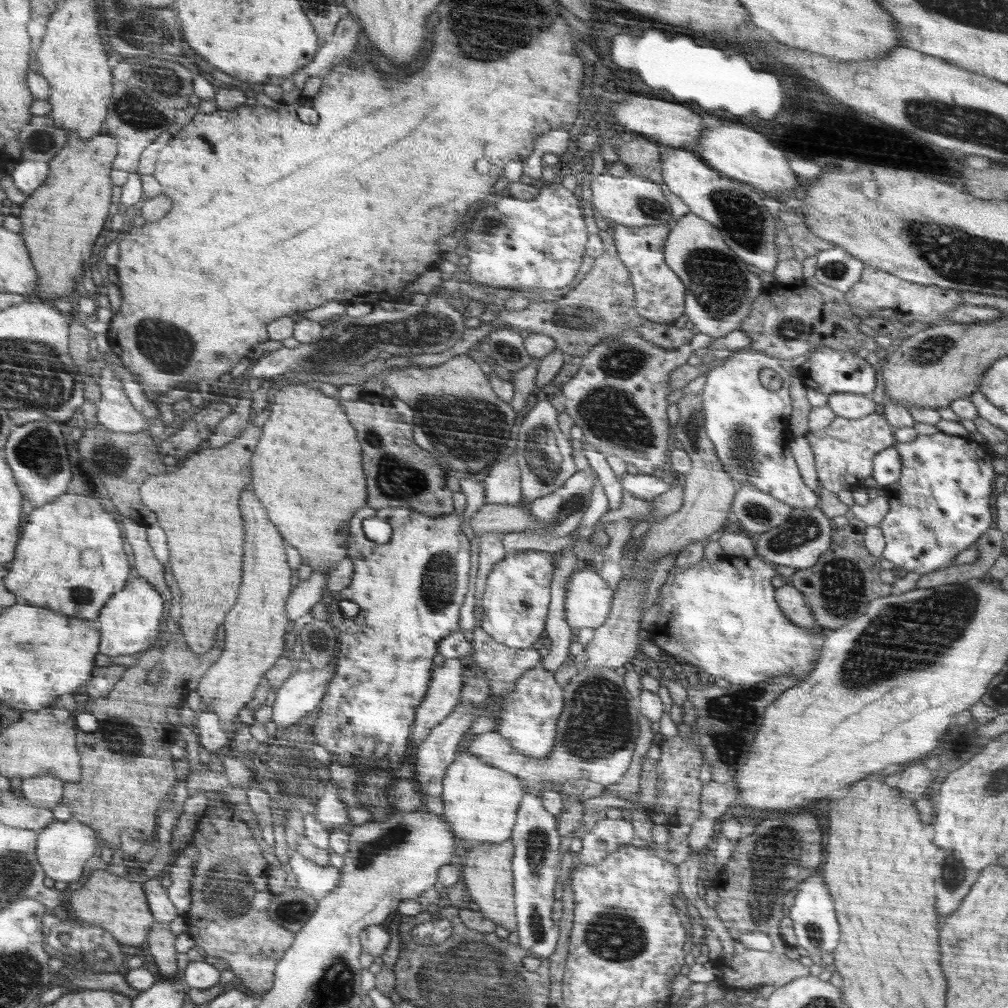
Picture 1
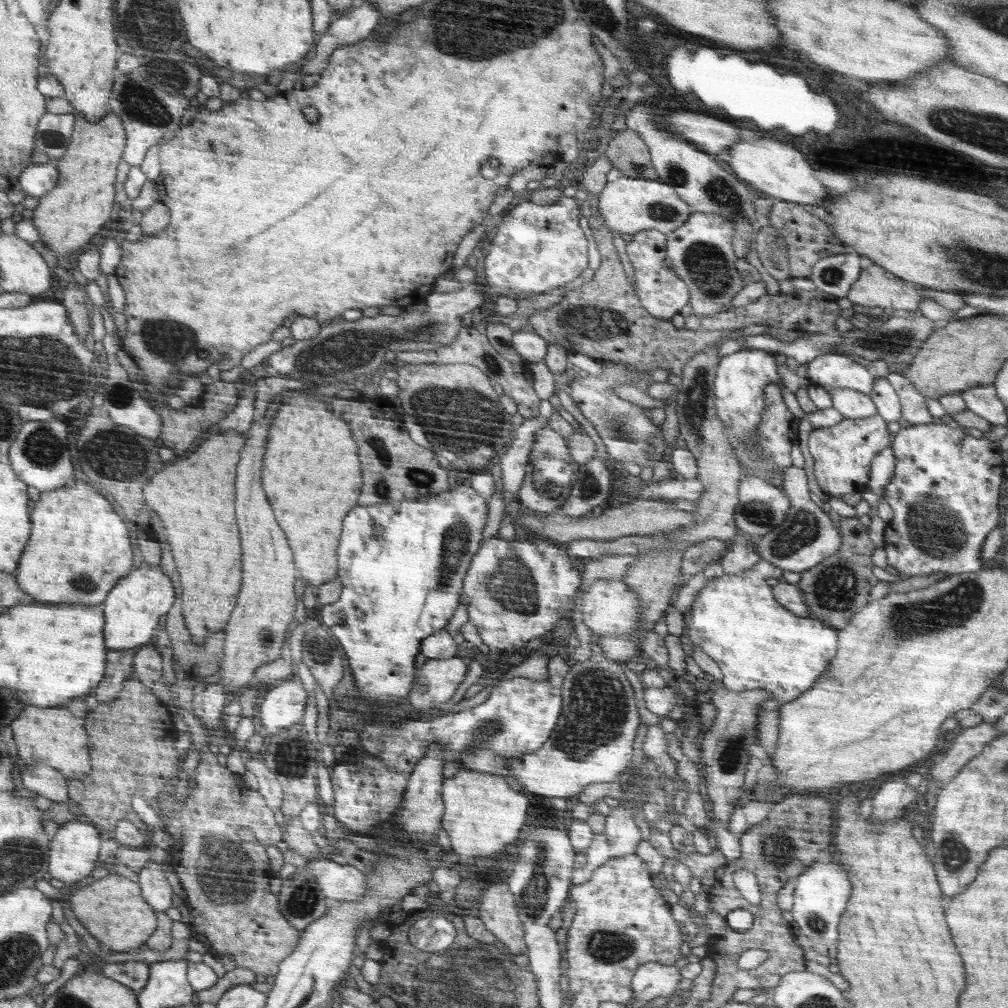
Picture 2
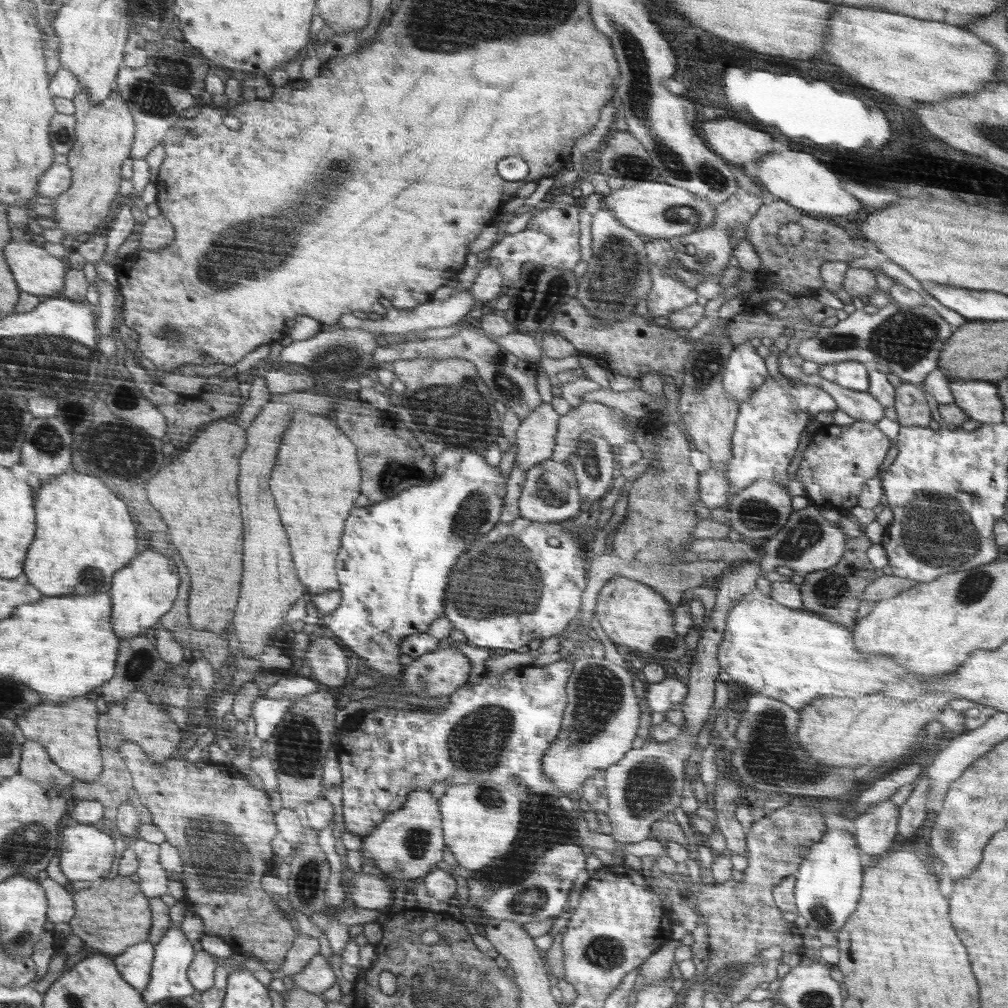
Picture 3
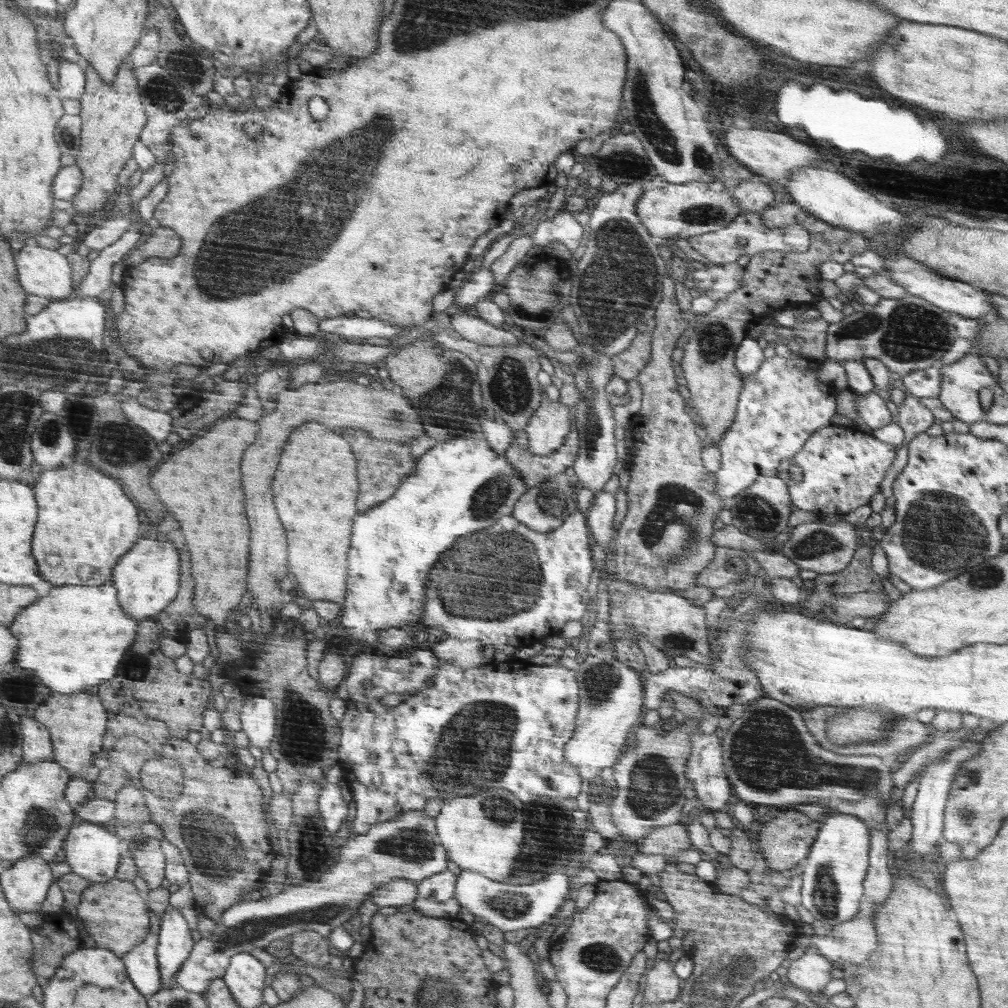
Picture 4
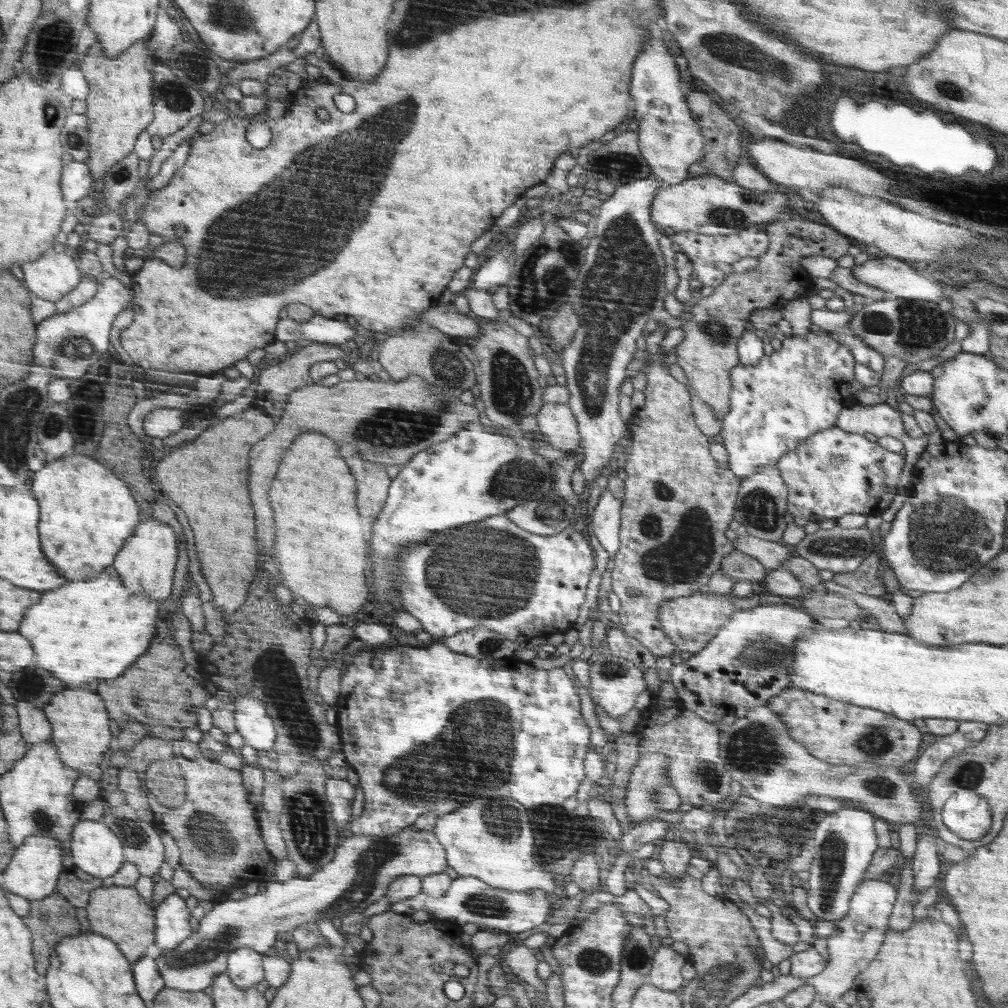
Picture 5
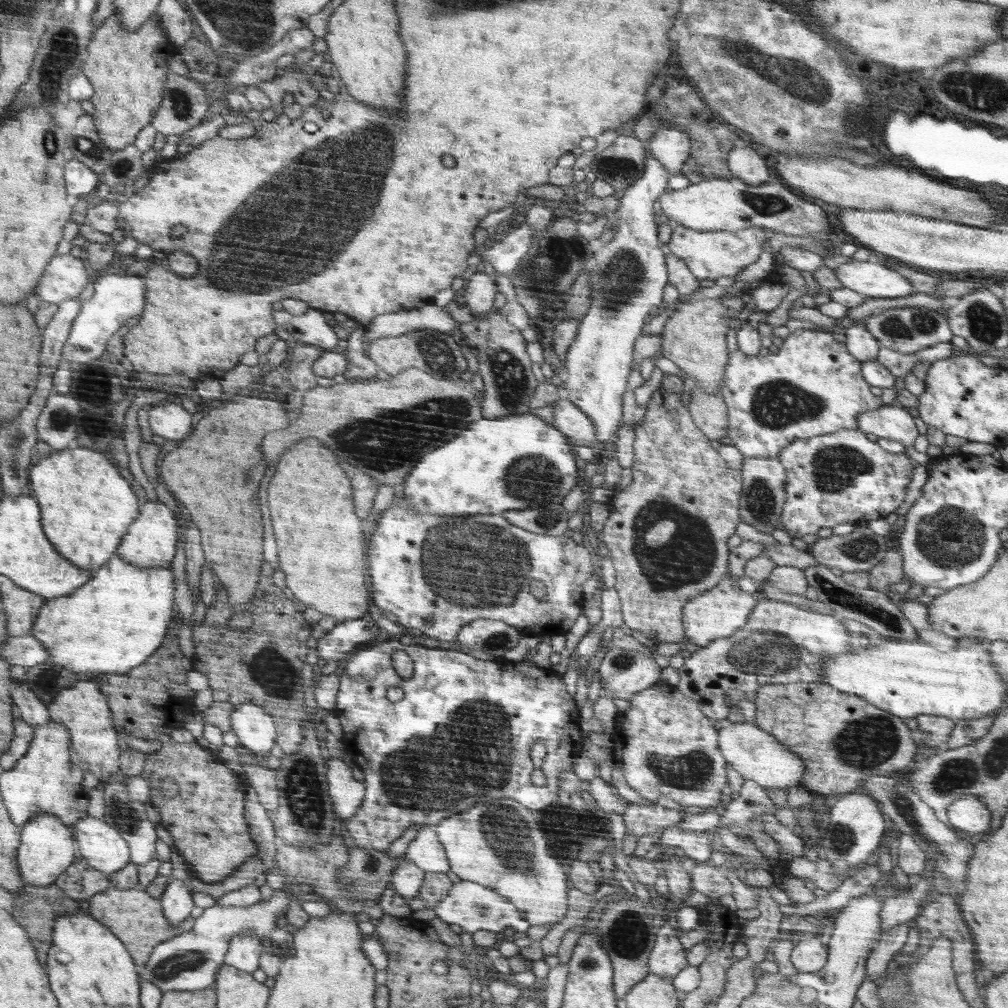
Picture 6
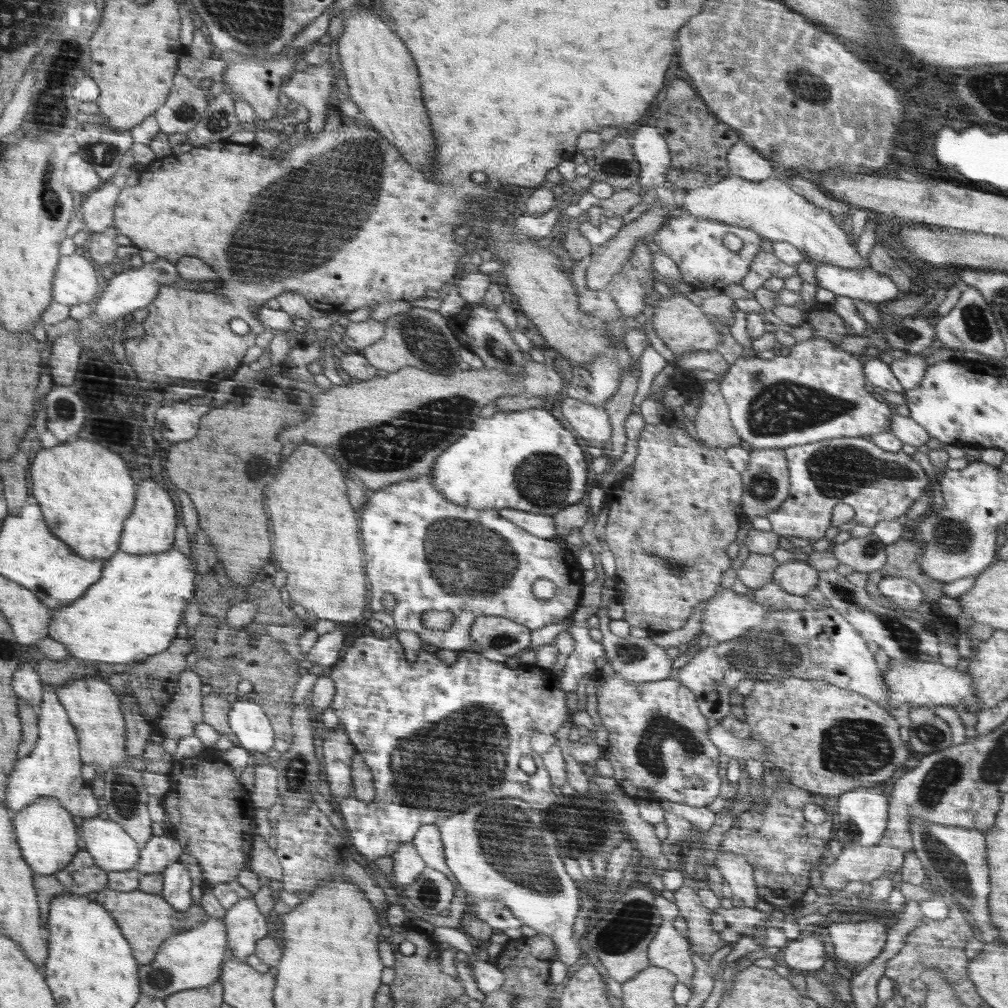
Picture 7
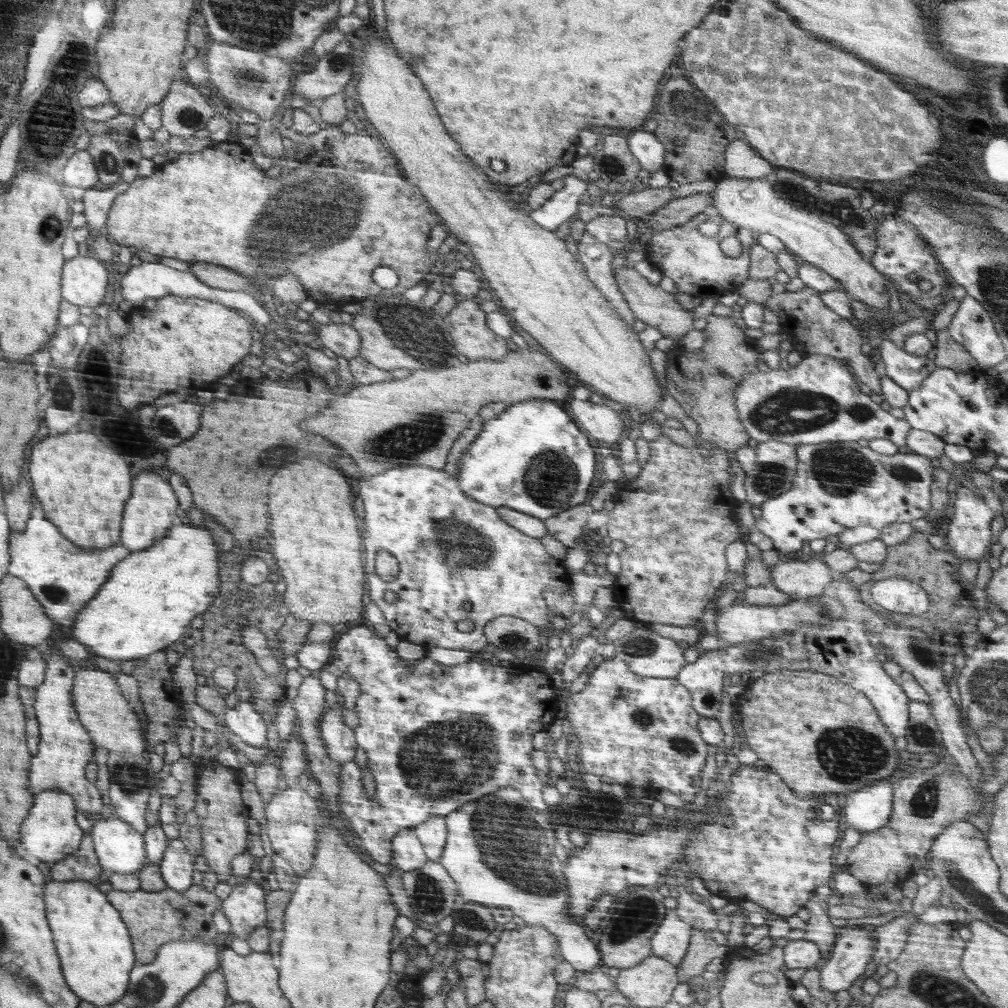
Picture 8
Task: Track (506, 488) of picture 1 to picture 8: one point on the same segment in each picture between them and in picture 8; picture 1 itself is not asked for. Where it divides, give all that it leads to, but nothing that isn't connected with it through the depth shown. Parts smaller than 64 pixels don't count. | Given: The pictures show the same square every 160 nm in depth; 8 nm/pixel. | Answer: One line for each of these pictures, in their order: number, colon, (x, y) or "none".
2: (513, 463)
3: (536, 434)
4: (547, 429)
5: (556, 422)
6: (579, 429)
7: (591, 423)
8: (603, 423)

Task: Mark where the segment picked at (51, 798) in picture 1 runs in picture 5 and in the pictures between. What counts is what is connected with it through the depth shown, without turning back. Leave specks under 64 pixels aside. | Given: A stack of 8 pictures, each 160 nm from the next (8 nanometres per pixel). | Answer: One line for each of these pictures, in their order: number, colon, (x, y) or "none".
2: (47, 781)
3: (36, 764)
4: (39, 747)
5: (36, 727)

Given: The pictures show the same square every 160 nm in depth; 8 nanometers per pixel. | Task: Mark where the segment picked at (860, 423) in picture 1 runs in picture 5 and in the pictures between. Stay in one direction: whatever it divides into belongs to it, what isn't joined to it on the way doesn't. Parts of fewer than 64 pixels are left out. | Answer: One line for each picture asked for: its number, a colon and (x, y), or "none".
2: (843, 453)
3: (839, 460)
4: (842, 466)
5: (835, 472)

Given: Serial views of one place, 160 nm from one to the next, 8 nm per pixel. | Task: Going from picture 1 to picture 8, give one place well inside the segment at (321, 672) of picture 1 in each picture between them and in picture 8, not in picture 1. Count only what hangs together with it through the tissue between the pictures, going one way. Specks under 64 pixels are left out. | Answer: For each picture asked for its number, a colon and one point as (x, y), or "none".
2: (283, 705)
3: (266, 713)
4: (257, 716)
5: (253, 721)
6: (255, 729)
7: (252, 729)
8: (244, 721)

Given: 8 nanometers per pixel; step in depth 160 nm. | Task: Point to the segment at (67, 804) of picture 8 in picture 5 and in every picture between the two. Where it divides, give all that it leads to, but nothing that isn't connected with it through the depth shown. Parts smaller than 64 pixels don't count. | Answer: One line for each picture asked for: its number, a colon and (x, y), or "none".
5: (35, 870)
6: (49, 849)
7: (50, 838)

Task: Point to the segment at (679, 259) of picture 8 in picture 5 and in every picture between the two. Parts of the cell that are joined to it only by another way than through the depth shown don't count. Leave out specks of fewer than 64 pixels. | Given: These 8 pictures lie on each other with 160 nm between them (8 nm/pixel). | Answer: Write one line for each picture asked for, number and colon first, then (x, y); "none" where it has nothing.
5: (752, 242)
6: (710, 255)
7: (696, 245)

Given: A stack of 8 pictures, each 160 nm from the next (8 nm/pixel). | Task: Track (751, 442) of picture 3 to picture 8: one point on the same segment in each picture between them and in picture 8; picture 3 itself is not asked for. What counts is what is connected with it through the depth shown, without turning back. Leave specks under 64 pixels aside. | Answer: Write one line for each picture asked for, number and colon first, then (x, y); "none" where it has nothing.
4: (780, 406)
5: (796, 392)
6: (814, 386)
7: (815, 393)
8: (818, 401)

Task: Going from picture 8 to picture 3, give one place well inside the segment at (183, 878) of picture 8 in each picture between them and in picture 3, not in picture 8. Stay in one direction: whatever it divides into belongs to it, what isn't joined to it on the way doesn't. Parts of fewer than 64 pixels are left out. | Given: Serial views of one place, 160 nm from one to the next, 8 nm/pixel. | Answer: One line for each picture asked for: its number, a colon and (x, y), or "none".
3: (173, 953)
4: (174, 944)
5: (171, 916)
6: (177, 904)
7: (176, 883)

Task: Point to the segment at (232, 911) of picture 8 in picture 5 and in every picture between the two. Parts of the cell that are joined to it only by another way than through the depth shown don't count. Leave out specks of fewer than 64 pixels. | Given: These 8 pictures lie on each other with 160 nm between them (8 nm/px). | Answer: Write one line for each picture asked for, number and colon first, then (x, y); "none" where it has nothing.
5: (244, 965)
6: (244, 951)
7: (246, 926)

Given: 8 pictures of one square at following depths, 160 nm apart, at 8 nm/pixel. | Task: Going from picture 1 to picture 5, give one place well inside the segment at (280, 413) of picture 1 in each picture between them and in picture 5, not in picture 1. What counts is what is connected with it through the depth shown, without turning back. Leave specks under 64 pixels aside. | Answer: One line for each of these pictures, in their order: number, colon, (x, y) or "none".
2: (311, 471)
3: (316, 495)
4: (319, 518)
5: (323, 555)

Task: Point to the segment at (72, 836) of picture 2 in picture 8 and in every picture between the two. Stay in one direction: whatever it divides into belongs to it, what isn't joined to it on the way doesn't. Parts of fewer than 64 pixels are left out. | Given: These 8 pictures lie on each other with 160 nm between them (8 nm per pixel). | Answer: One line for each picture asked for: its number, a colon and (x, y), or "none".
3: (87, 854)
4: (94, 853)
5: (96, 849)
6: (104, 849)
7: (113, 850)
8: (120, 849)

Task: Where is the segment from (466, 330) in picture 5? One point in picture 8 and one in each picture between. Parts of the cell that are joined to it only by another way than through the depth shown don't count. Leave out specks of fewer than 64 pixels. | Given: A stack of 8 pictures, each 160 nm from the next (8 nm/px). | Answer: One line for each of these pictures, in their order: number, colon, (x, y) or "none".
6: (430, 316)
7: (357, 336)
8: (342, 339)

